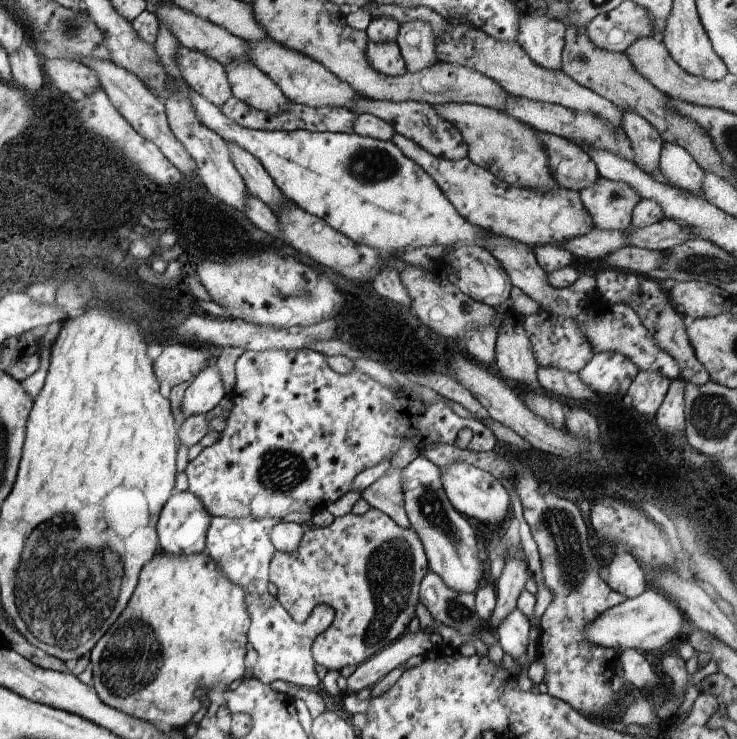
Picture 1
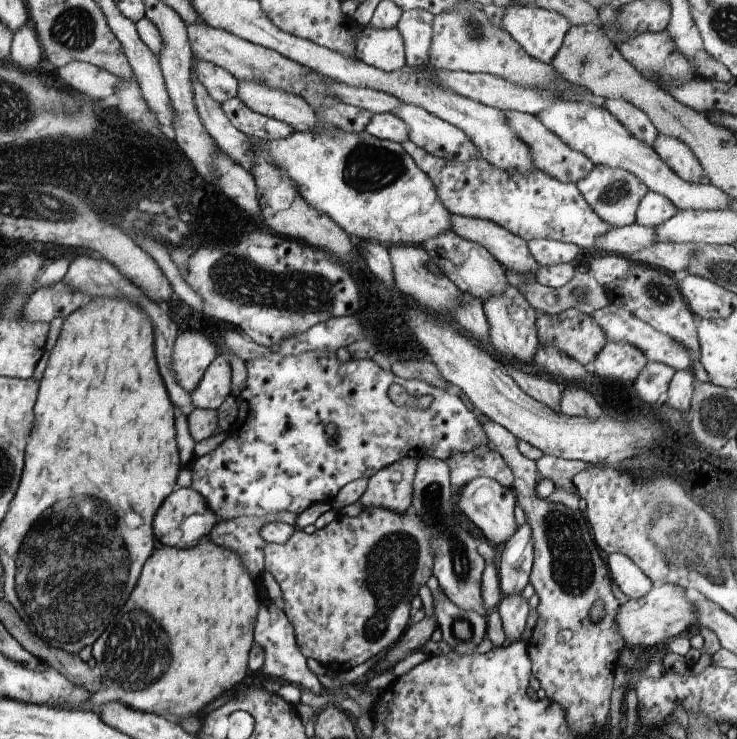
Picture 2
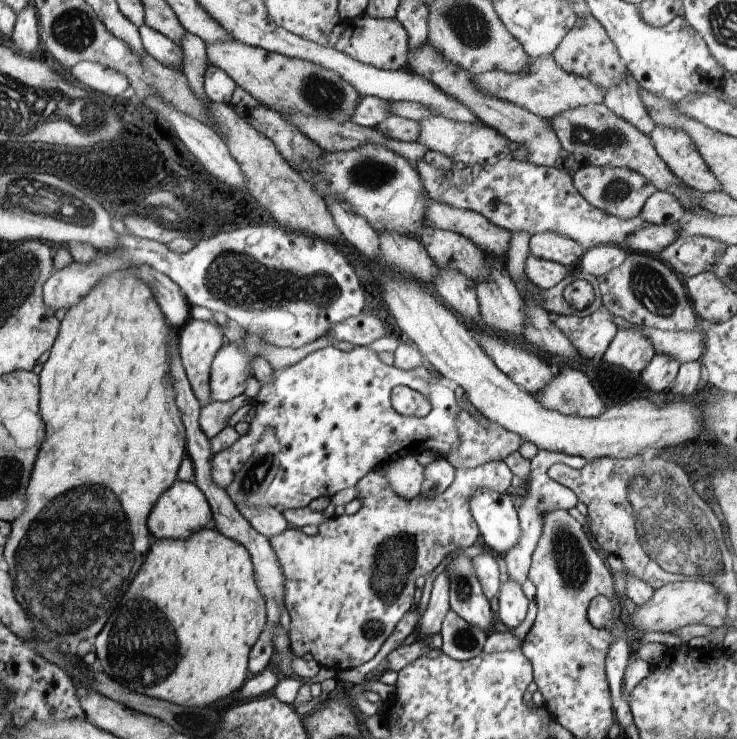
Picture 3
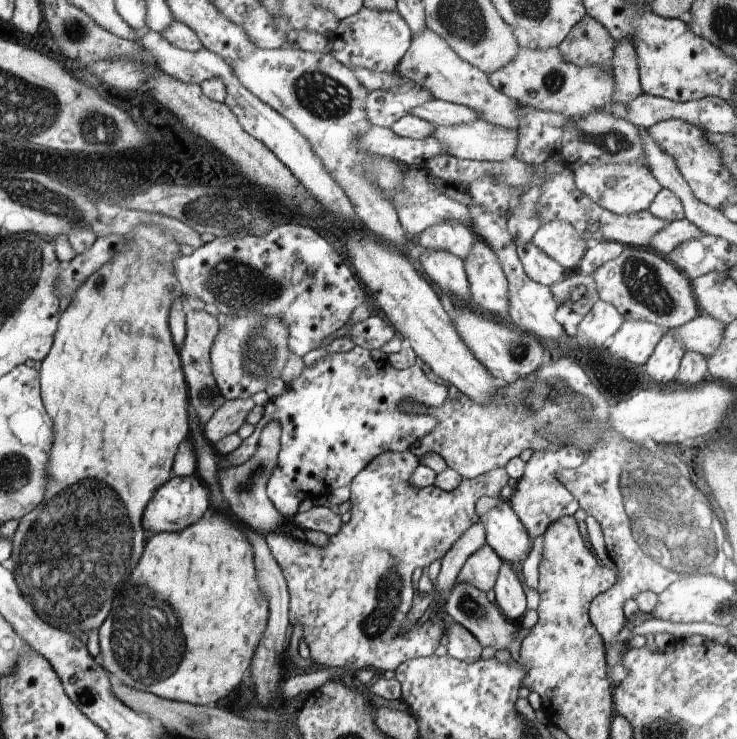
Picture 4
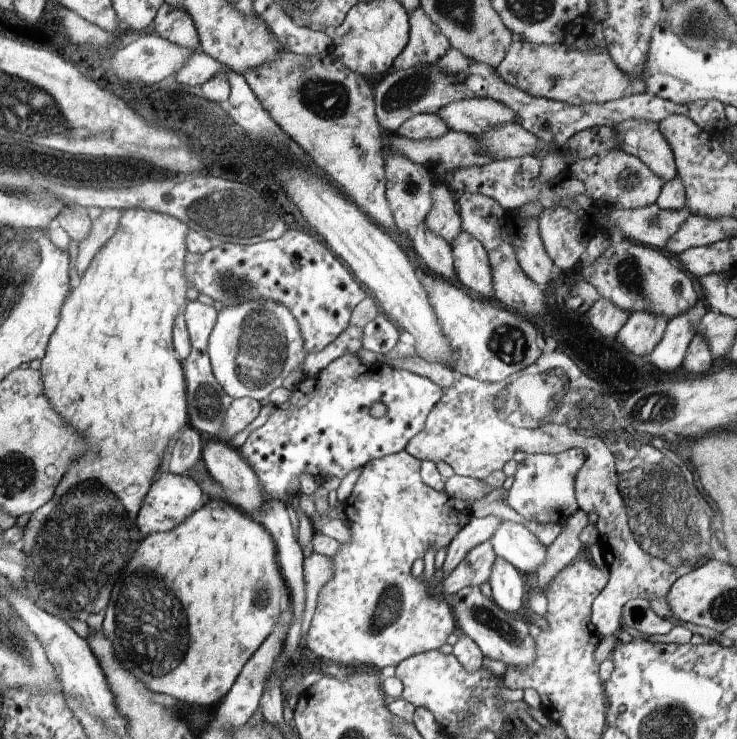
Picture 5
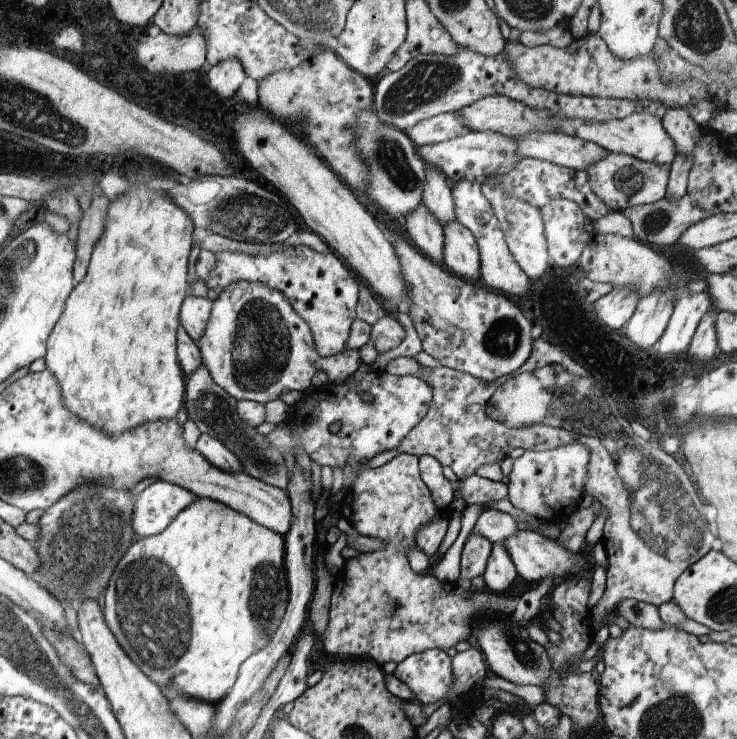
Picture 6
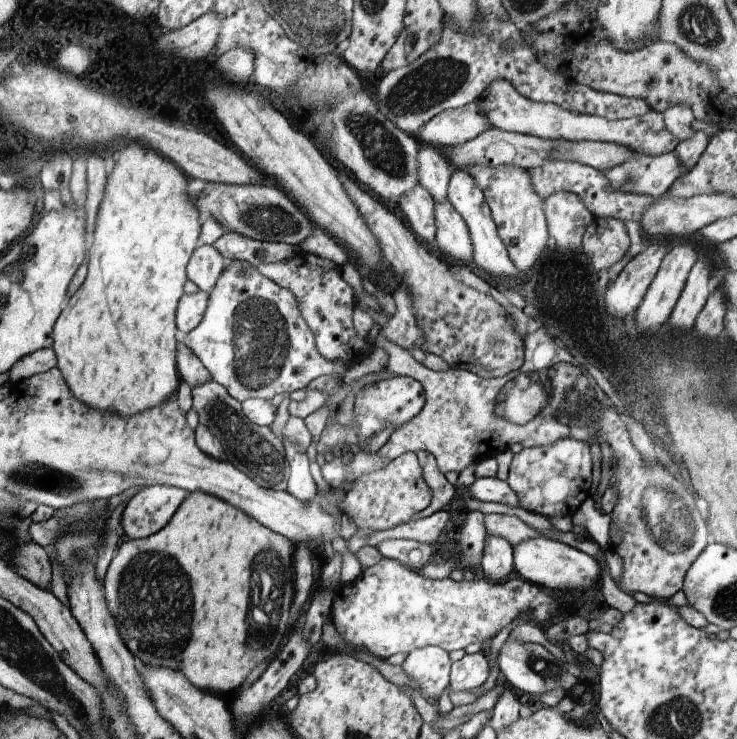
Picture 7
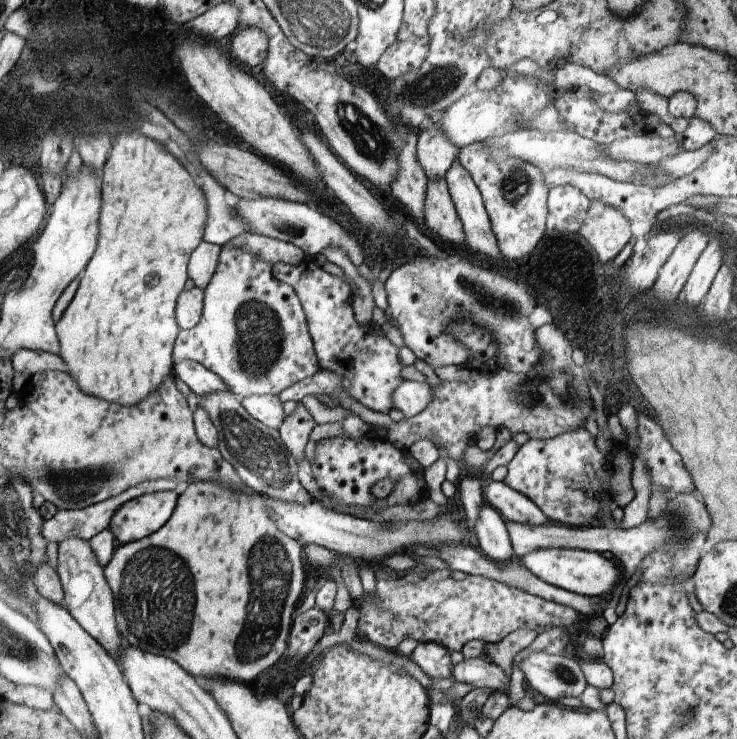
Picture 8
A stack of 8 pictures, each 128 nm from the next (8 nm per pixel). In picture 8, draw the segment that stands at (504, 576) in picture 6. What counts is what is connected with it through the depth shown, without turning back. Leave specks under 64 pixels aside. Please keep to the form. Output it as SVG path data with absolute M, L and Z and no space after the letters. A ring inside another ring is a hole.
M482 505L473 530L475 545L484 556L495 563L515 558L506 520L492 505Z

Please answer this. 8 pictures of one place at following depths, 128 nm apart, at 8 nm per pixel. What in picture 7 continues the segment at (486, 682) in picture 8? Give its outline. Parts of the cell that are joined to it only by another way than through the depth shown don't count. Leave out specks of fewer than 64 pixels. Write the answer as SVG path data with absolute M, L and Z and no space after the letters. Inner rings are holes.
M477 652L452 663L451 686L456 692L478 688L488 680L488 660L487 655Z

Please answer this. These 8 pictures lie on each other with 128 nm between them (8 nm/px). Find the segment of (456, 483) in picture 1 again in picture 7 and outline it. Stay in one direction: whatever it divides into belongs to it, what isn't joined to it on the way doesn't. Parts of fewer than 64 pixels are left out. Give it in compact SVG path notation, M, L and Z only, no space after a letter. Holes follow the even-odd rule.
M538 537L513 547L514 573L539 587L560 590L588 590L601 582L600 562L570 545L546 537Z

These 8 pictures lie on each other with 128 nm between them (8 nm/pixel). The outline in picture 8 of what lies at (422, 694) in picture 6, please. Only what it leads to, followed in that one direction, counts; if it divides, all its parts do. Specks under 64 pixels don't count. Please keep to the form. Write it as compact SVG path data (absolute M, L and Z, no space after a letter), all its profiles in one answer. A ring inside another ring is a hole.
M435 642L418 643L410 660L417 664L429 677L450 677L453 667L449 650Z

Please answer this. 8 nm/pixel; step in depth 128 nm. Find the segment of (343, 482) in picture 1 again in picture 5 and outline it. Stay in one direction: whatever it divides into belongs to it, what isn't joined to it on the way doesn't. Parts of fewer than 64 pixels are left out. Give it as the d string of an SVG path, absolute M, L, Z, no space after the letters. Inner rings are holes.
M348 352L344 356L332 360L324 370L322 370L317 376L308 376L302 378L299 384L295 387L296 390L292 390L292 394L288 401L284 404L278 404L274 407L276 410L272 412L270 418L266 421L262 428L252 432L246 440L246 443L239 448L239 453L242 458L257 472L257 476L261 480L261 486L265 492L266 497L274 498L274 500L280 500L280 502L285 502L291 499L291 493L289 492L289 486L295 480L300 482L300 476L302 474L311 474L316 480L318 480L319 485L322 485L323 479L326 477L336 477L341 480L341 482L352 472L352 470L362 469L366 464L370 463L370 460L375 460L376 458L383 458L384 456L389 456L390 454L395 454L406 449L406 444L413 439L414 436L418 435L418 432L425 428L426 420L429 417L429 413L433 411L434 406L442 398L444 394L444 389L438 384L432 382L429 378L418 376L418 374L412 374L406 370L397 370L396 368L383 363L382 361L377 361L376 363L360 362L360 356L358 352ZM376 404L382 404L384 406L384 414L380 416L372 416L372 408L376 408Z

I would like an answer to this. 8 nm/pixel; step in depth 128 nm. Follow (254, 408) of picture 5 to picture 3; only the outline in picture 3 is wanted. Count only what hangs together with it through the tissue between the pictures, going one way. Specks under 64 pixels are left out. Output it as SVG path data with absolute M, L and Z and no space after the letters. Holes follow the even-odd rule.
M243 394L237 399L226 402L214 401L209 405L201 407L199 418L199 425L203 433L209 438L214 438L220 434L226 426L228 421L242 406L251 403L251 398Z

